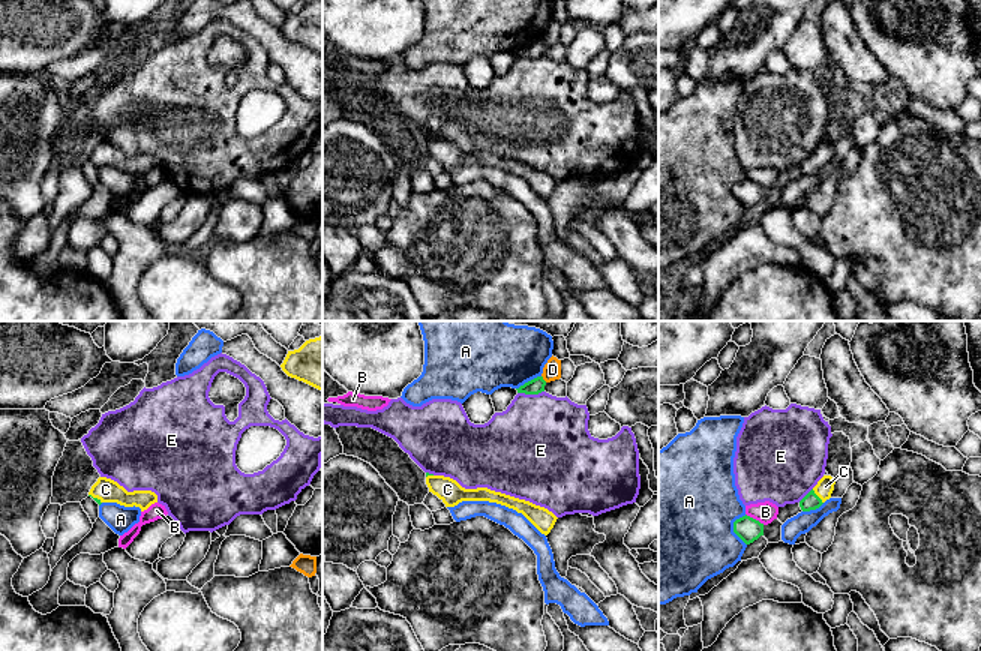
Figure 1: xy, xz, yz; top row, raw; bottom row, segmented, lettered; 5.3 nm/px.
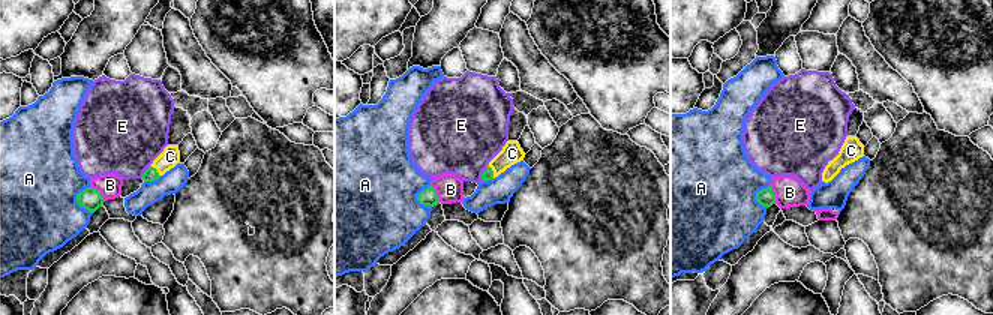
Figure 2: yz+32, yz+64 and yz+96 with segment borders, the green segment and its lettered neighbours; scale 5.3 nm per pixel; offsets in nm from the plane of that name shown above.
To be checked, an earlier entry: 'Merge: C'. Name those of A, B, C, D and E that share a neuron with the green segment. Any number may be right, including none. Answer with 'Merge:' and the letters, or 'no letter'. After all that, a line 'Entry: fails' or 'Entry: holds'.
Merge: C
Entry: holds

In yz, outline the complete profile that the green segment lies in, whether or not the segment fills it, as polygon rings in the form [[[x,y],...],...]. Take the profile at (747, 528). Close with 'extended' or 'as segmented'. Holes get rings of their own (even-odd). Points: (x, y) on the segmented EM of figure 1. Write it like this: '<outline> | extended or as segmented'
[[[746,514],[734,522],[734,532],[750,544],[764,536],[764,524]]] | as segmented

